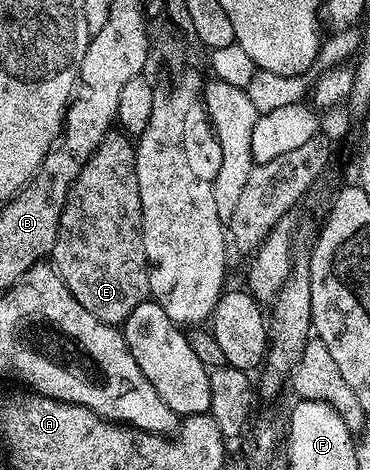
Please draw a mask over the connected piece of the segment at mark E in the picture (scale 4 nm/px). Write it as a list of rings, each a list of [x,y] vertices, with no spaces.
[[[112,130],[97,150],[87,159],[81,174],[73,182],[61,210],[61,222],[53,250],[49,257],[57,274],[69,286],[73,298],[106,324],[122,325],[142,300],[150,297],[149,270],[143,241],[143,215],[141,214],[141,190],[137,190],[137,162],[132,137],[122,130]]]

